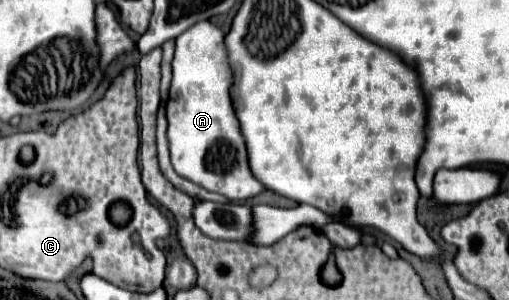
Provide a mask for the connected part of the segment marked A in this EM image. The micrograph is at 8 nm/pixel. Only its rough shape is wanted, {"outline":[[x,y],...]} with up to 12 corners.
{"outline":[[225,33],[177,37],[167,139],[177,175],[263,191],[233,113]]}

